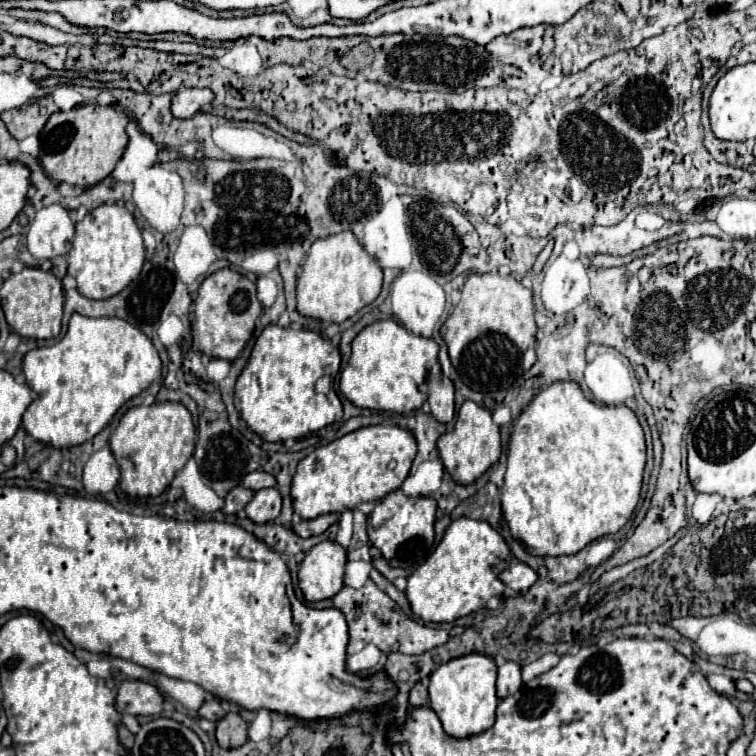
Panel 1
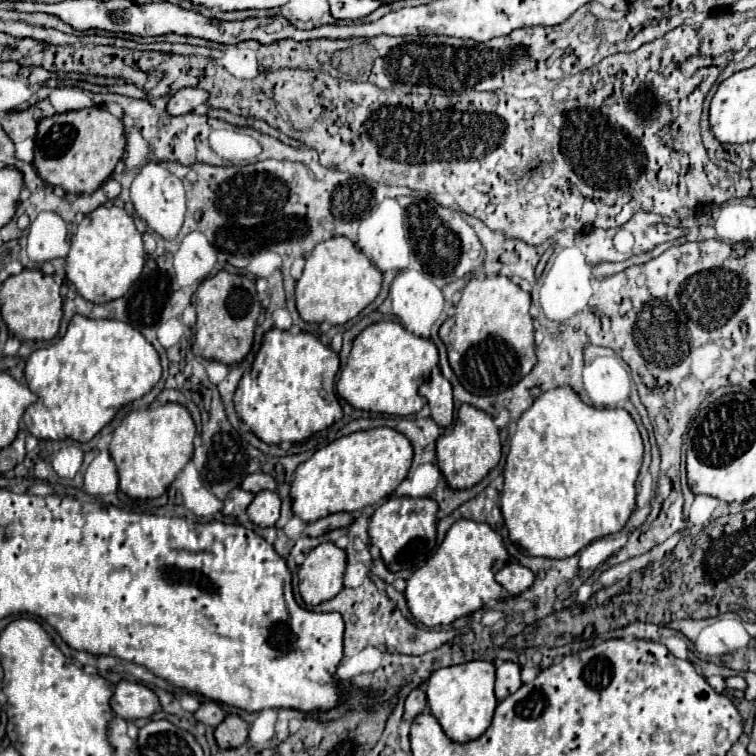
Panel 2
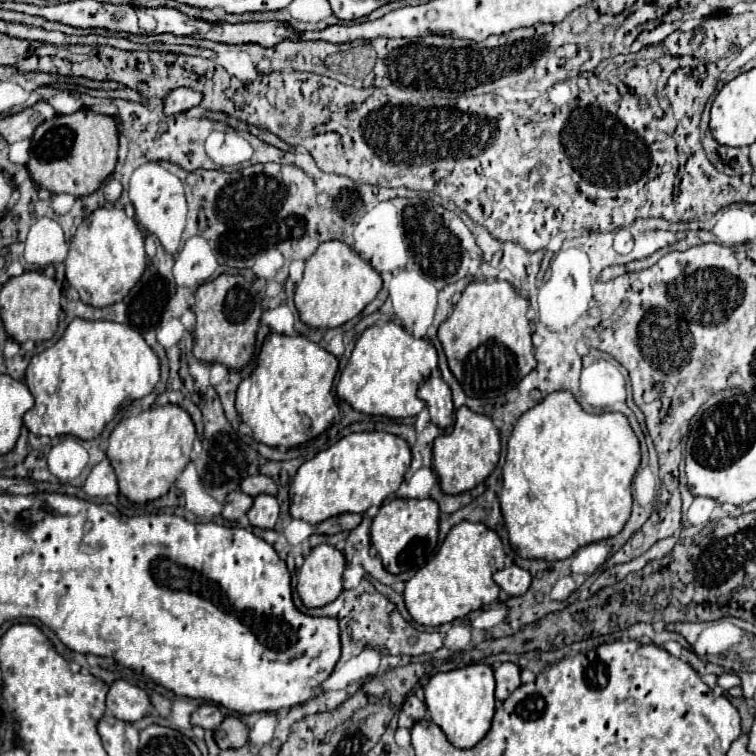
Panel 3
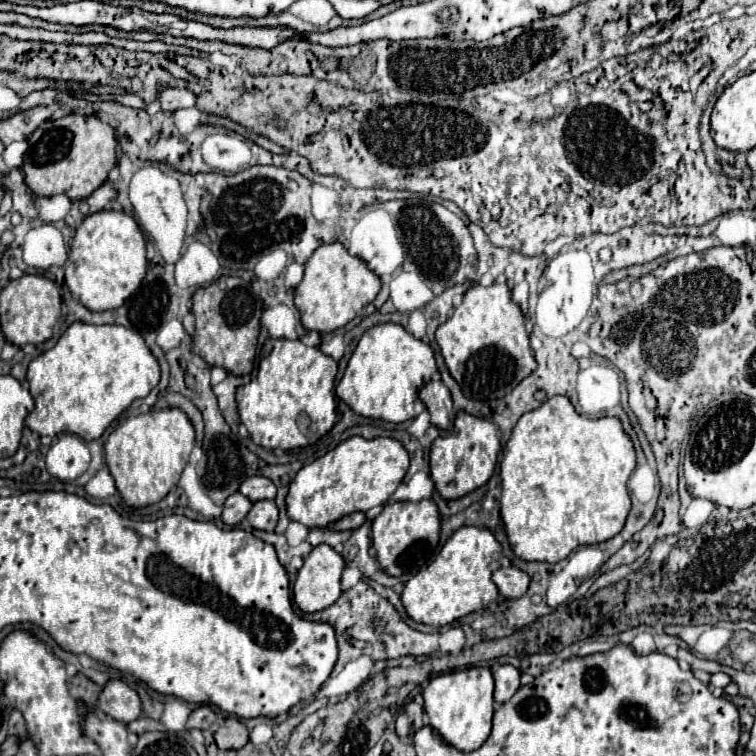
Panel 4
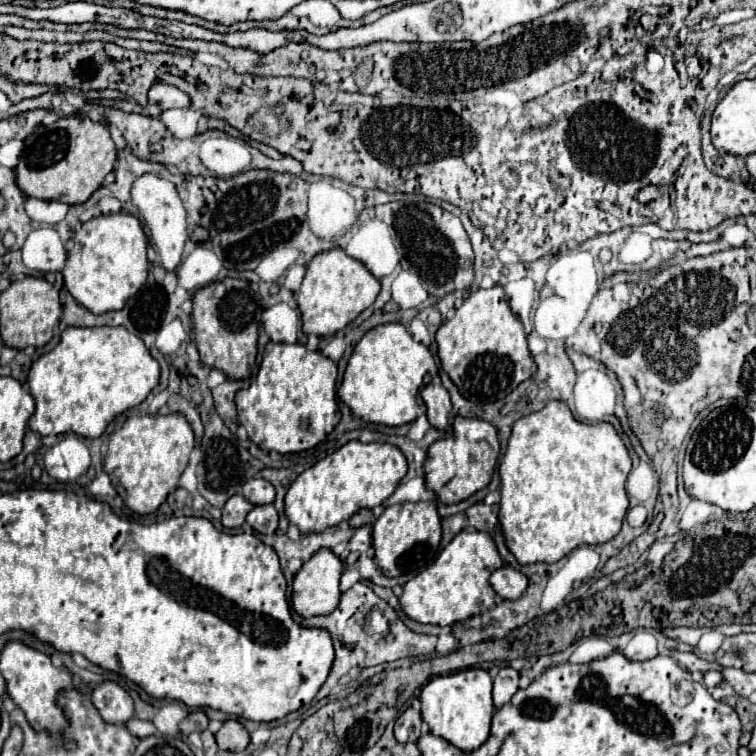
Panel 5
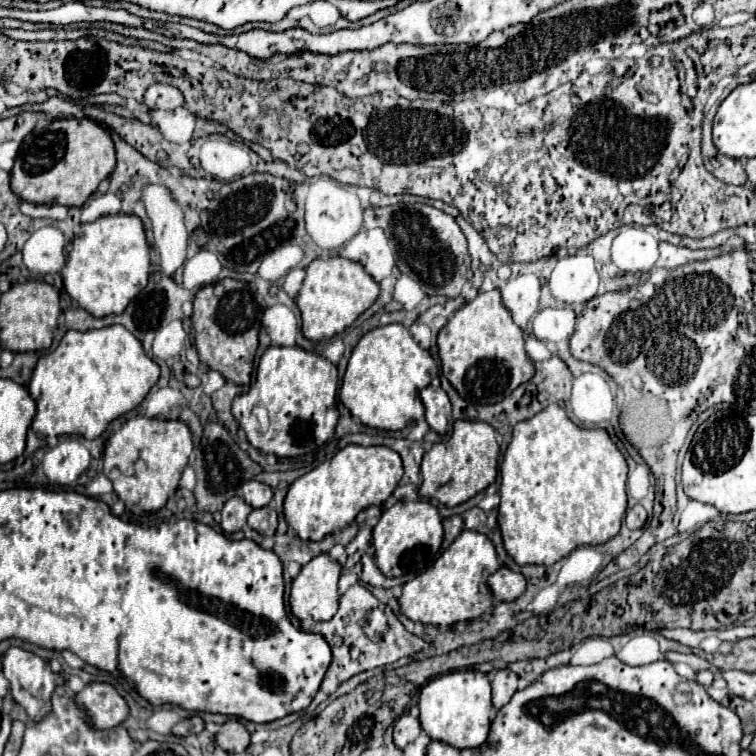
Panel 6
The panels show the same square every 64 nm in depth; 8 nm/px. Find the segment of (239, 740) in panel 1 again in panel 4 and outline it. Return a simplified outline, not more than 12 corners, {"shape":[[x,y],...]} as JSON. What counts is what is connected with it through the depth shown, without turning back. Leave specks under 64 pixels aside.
{"shape":[[226,718],[214,738],[220,750],[240,750],[248,728]]}

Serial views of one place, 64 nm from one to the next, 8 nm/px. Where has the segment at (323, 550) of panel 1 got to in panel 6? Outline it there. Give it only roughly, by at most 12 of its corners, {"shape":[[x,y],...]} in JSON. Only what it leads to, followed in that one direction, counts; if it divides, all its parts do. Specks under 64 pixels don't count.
{"shape":[[312,558],[292,582],[298,620],[330,620],[338,610],[340,564]]}

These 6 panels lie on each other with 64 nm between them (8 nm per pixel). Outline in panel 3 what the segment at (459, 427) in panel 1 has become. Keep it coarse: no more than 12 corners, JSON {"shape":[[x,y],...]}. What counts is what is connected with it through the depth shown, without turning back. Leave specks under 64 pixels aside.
{"shape":[[462,406],[434,440],[444,494],[484,482],[500,458],[488,416]]}

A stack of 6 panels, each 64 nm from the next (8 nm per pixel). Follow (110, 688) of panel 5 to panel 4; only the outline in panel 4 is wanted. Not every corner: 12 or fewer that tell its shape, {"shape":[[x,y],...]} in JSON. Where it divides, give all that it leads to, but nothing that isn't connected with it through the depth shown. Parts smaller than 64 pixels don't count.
{"shape":[[110,680],[98,708],[118,722],[142,714],[138,694],[122,680]]}

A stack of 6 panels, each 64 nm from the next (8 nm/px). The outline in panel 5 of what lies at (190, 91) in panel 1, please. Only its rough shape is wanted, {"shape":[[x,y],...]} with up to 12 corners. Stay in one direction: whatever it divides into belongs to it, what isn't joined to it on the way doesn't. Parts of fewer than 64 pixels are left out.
{"shape":[[158,82],[148,92],[148,104],[162,110],[188,108],[190,98],[170,84]]}

